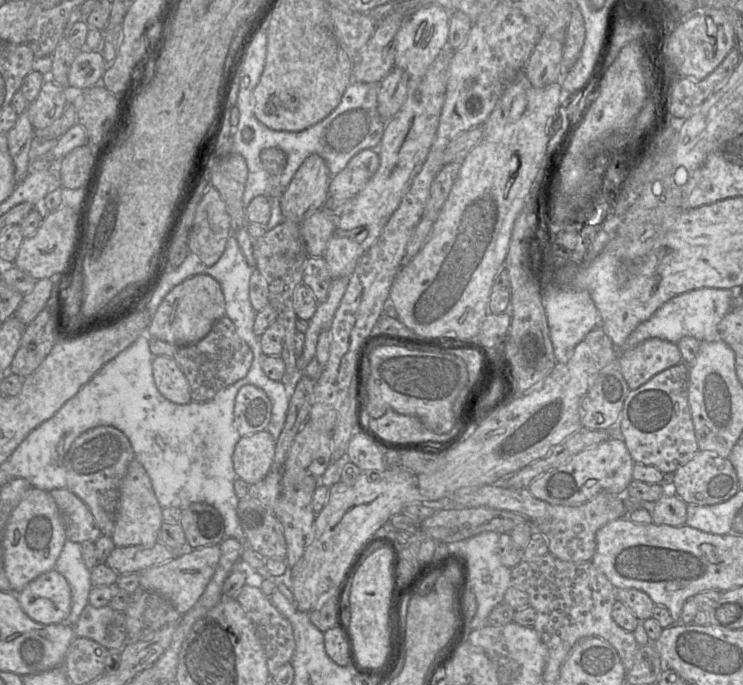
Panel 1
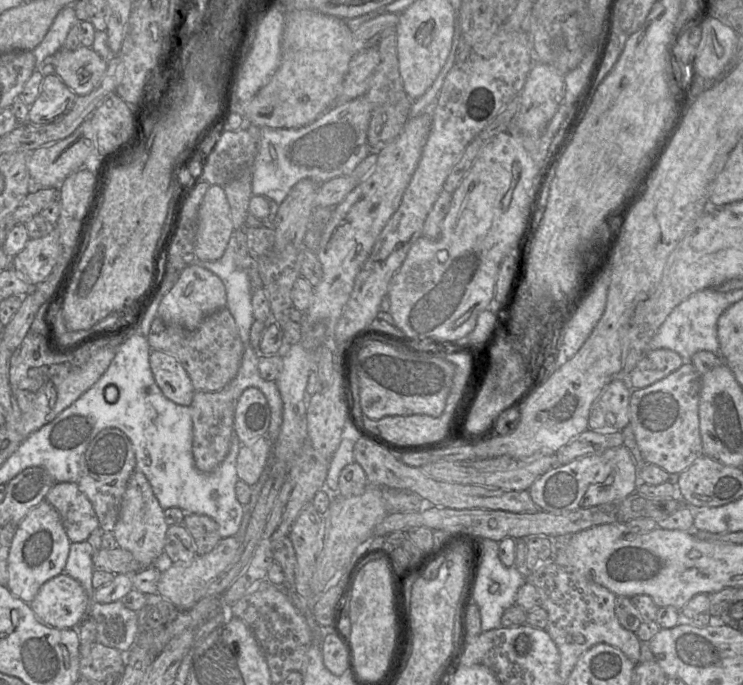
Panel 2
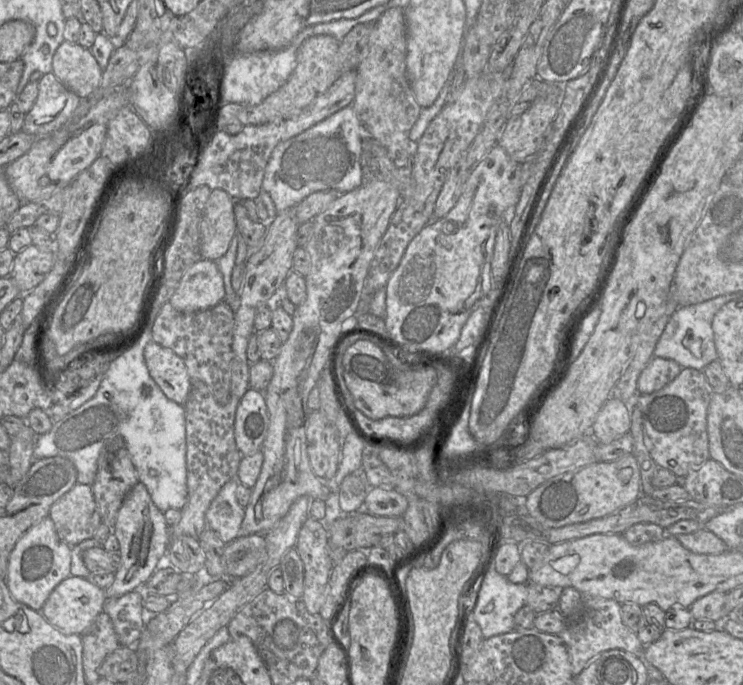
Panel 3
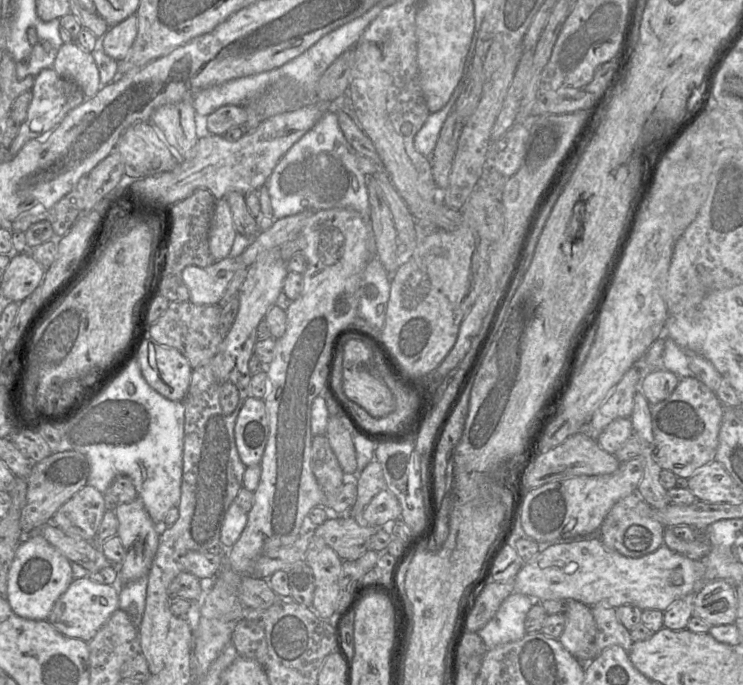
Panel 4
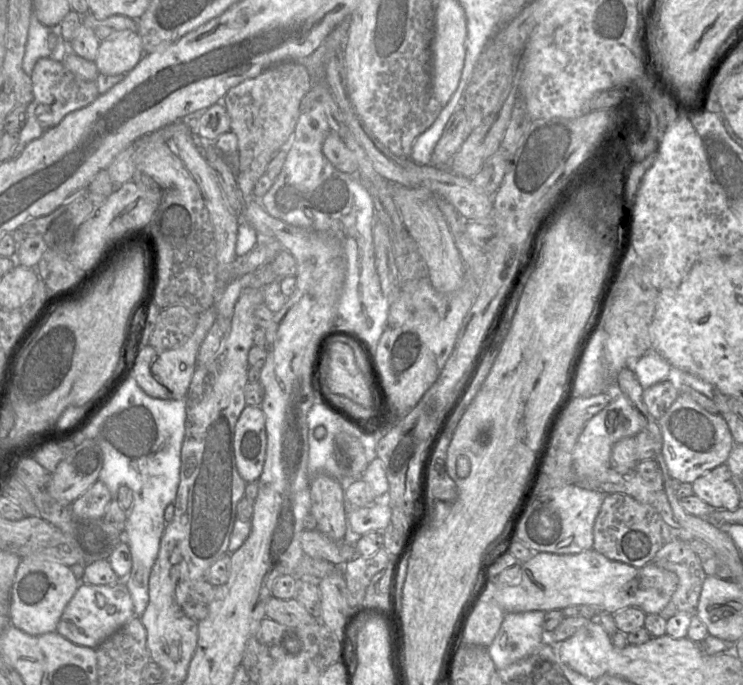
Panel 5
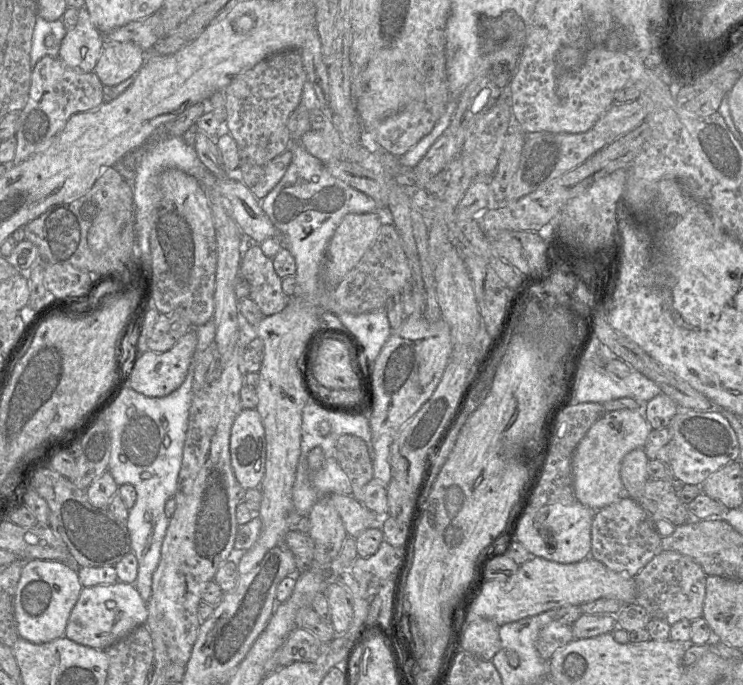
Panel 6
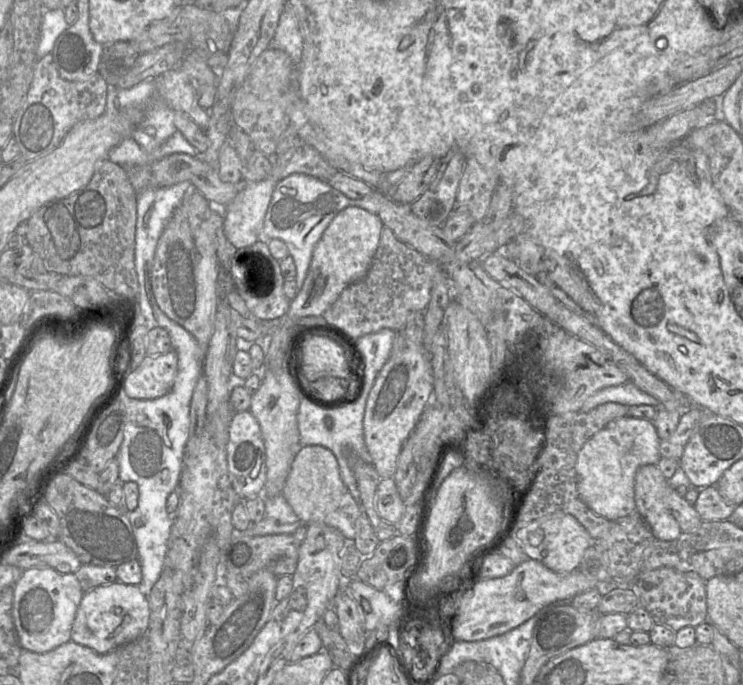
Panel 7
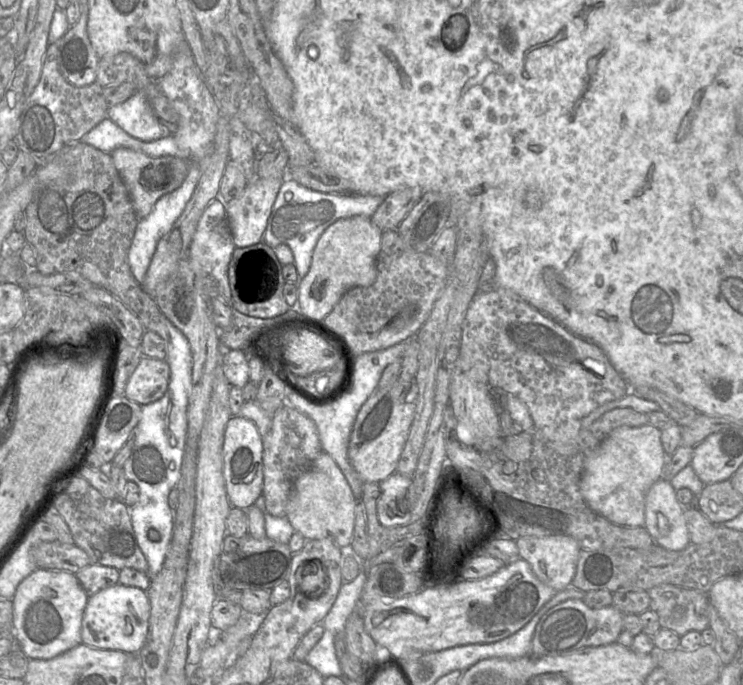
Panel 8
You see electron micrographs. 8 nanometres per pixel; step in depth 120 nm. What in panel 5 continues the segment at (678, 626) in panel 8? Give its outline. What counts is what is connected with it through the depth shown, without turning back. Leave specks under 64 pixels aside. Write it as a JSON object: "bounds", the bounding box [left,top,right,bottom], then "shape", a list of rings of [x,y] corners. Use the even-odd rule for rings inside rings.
{"bounds":[652,538,707,621],"shape":[[[679,538],[664,545],[652,560],[656,566],[674,572],[678,576],[677,589],[669,603],[658,613],[666,621],[679,612],[696,614],[696,608],[707,577],[701,561],[691,547]]]}

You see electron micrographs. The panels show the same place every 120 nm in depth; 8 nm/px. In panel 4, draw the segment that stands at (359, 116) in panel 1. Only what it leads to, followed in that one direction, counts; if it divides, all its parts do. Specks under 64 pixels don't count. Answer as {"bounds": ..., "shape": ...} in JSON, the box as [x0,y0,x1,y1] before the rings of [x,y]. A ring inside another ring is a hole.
{"bounds":[266,109,370,219],"shape":[[[334,109],[326,111],[283,155],[266,181],[273,219],[295,215],[304,210],[349,208],[369,219],[370,205],[365,174],[357,163],[357,153],[348,143]]]}

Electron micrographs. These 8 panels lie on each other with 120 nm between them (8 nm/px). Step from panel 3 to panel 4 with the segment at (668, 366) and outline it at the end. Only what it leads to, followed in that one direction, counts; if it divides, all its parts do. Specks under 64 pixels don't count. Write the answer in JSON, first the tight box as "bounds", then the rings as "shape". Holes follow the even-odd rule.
{"bounds":[640,369,680,405],"shape":[[[655,369],[643,375],[640,390],[651,405],[660,403],[671,396],[680,378],[666,370]]]}

